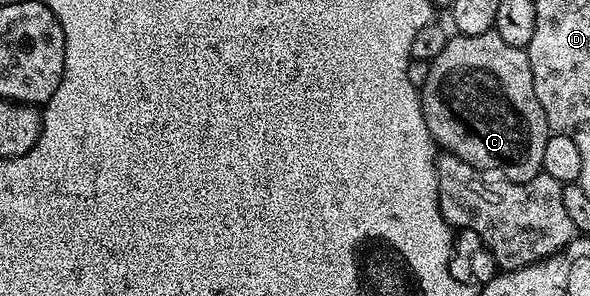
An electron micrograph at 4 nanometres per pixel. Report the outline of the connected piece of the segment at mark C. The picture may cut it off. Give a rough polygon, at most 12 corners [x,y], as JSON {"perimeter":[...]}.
{"perimeter":[[455,33],[423,116],[446,154],[518,183],[547,114],[524,48]]}

